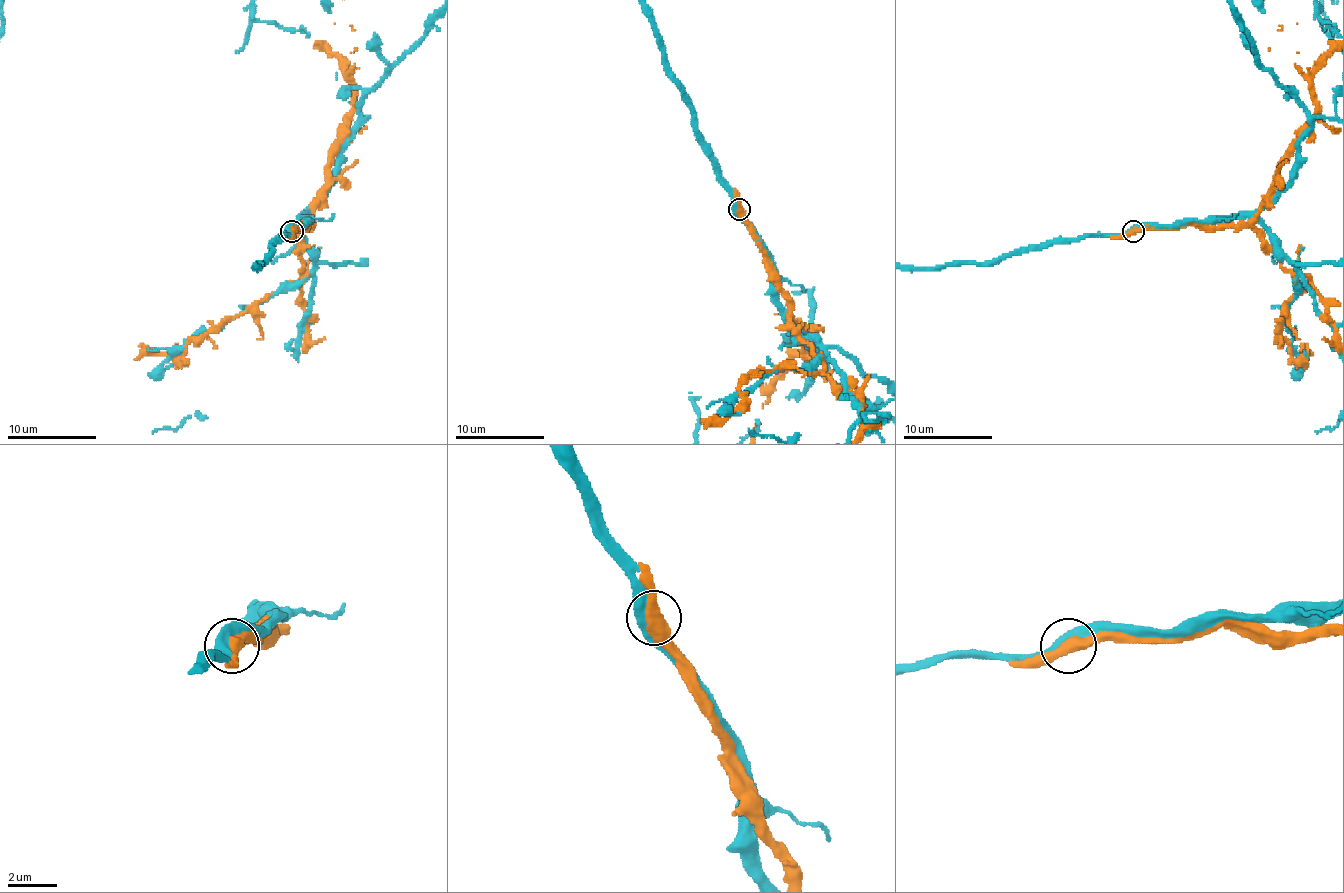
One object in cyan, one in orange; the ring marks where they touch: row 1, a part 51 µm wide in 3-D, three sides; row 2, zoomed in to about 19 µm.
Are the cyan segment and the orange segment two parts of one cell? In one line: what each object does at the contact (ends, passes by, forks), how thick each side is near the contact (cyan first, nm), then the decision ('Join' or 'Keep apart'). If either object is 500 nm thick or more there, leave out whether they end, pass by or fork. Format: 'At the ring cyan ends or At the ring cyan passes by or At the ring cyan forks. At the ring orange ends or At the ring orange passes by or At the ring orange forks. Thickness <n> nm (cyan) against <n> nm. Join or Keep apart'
At the ring cyan passes by. At the ring orange passes by. Thickness 400 nm (cyan) against 480 nm. Keep apart

